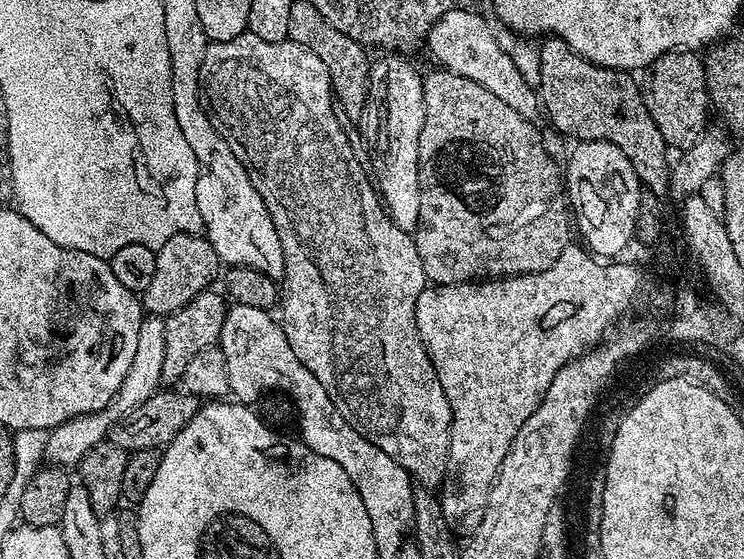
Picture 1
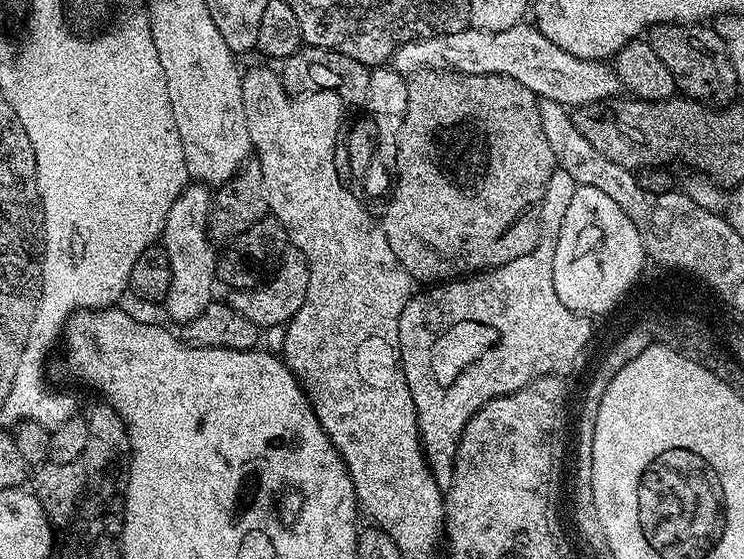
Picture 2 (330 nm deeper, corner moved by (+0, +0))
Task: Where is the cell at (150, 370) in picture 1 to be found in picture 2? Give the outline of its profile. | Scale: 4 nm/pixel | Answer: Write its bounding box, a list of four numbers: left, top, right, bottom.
[162,182,218,326]

